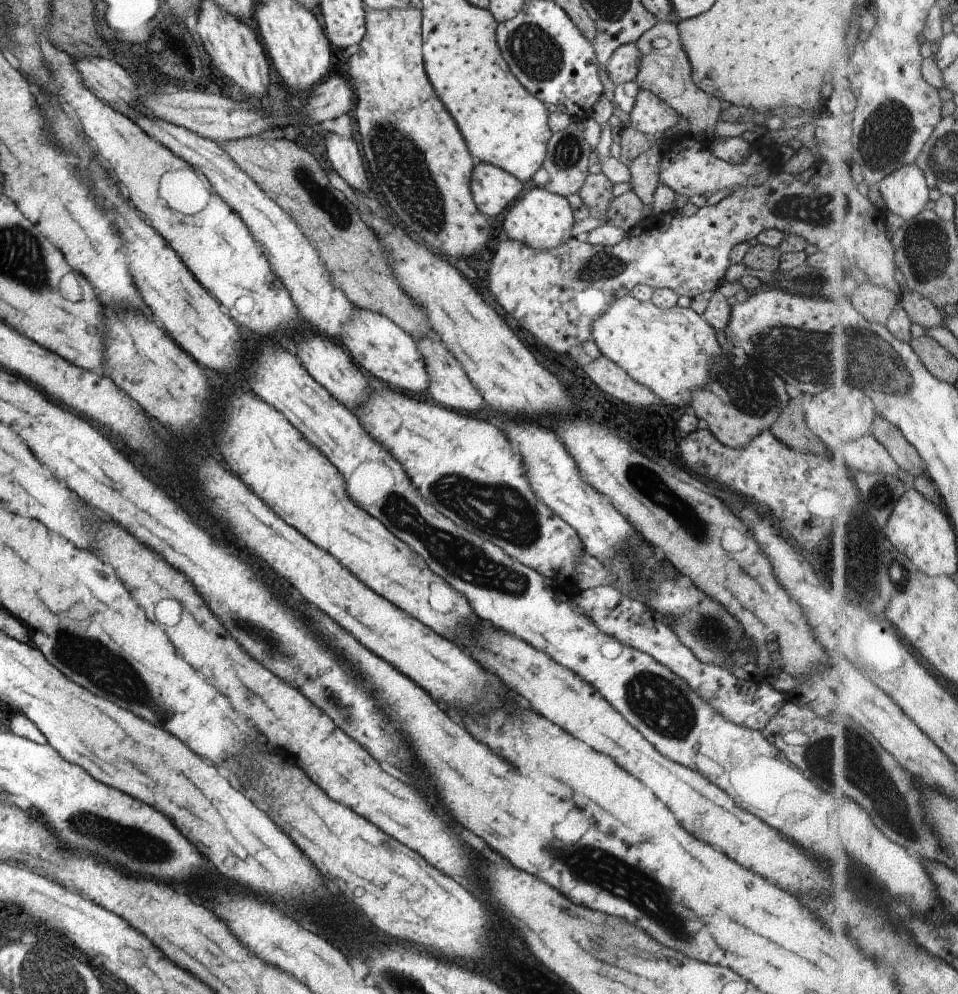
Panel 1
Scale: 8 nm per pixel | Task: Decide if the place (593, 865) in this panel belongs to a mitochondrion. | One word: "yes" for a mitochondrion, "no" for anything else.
yes

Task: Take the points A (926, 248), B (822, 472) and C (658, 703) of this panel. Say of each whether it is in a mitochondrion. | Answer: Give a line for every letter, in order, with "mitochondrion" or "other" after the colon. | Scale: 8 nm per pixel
A: mitochondrion
B: other
C: mitochondrion

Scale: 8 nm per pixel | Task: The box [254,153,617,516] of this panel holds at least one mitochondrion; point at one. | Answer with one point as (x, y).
(337, 212)

